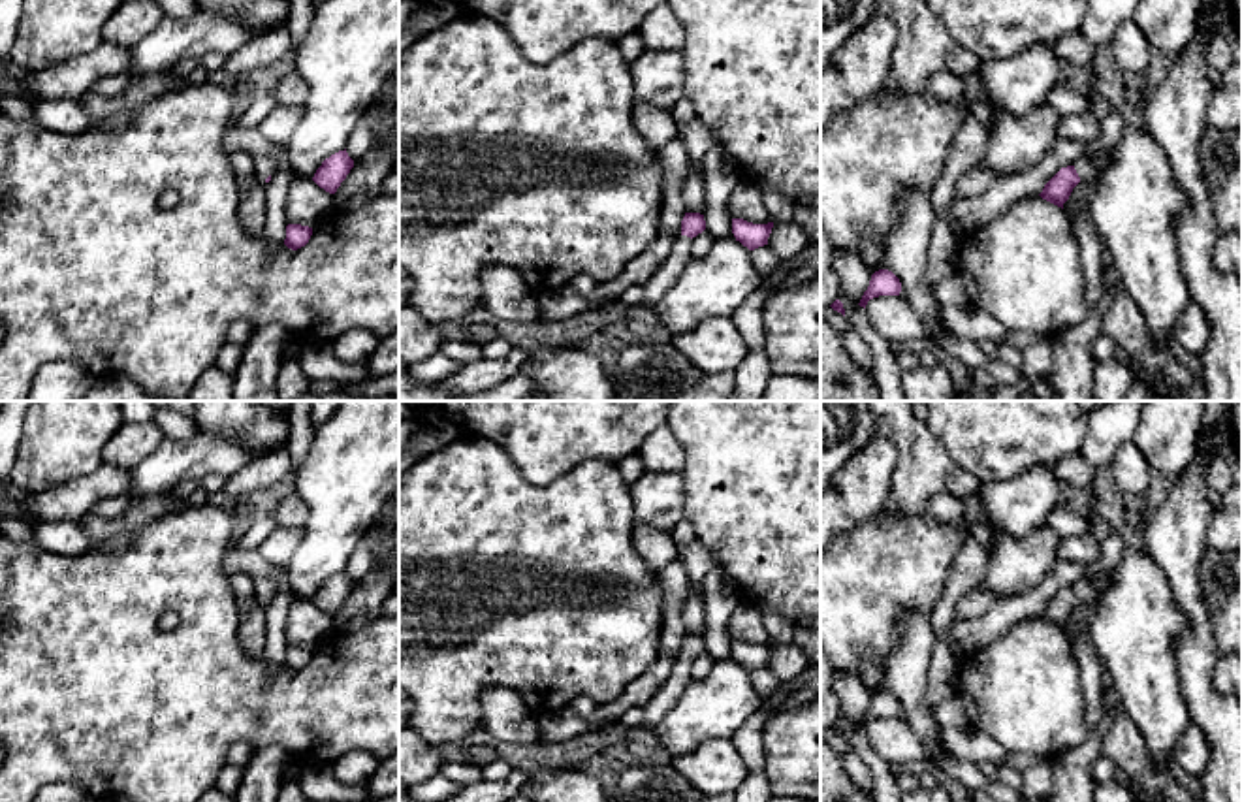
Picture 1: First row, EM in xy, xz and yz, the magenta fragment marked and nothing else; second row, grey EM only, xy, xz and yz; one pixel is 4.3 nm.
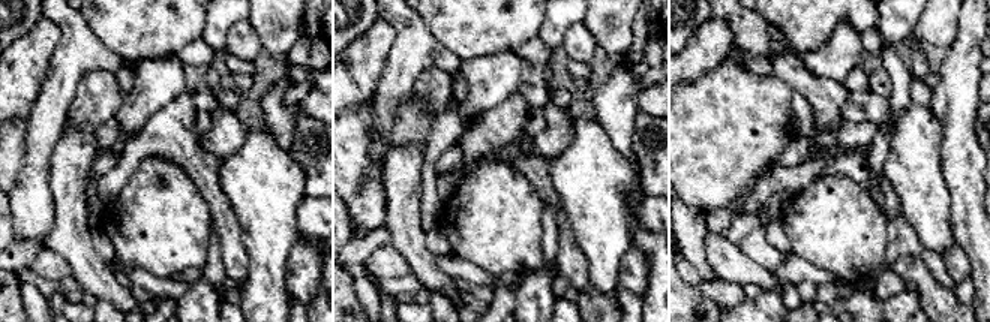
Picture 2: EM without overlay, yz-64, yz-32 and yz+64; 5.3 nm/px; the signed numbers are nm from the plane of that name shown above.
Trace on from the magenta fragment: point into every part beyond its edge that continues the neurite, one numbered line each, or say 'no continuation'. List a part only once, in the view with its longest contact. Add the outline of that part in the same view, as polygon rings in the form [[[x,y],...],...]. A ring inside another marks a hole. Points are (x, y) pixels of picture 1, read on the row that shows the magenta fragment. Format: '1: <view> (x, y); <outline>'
1: yz (1086, 170); [[[1110,154],[1097,162],[1095,160],[1080,160],[1075,164],[1075,169],[1076,169],[1080,181],[1093,179],[1097,183],[1103,175],[1105,168],[1108,166],[1108,162],[1110,162]]]

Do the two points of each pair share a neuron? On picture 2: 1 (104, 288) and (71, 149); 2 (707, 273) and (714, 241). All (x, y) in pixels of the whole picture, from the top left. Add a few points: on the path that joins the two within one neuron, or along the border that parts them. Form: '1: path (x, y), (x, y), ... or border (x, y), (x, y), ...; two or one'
1: path (80, 253), (71, 237), (71, 183); one
2: border (708, 231), (705, 237), (705, 259), (719, 277); two

